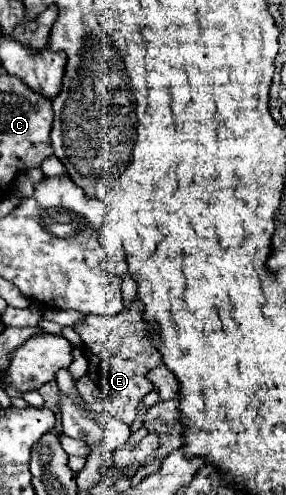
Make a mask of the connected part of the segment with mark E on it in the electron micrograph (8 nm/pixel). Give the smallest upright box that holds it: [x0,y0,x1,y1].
[59,297,163,447]

